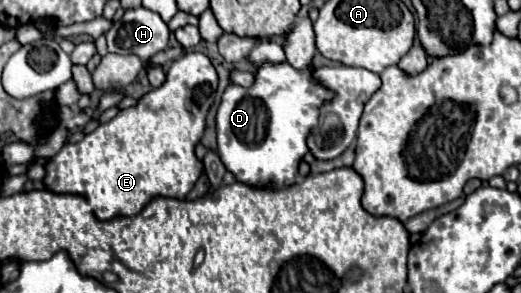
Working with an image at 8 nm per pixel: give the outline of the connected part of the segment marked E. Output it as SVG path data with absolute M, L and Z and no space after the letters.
M196 51L182 55L172 63L162 87L146 93L136 107L102 123L80 143L66 143L58 155L50 157L44 163L44 189L84 197L100 221L118 215L132 217L154 197L184 199L204 171L194 155L194 145L204 133L206 111L216 89L218 75L210 59Z

